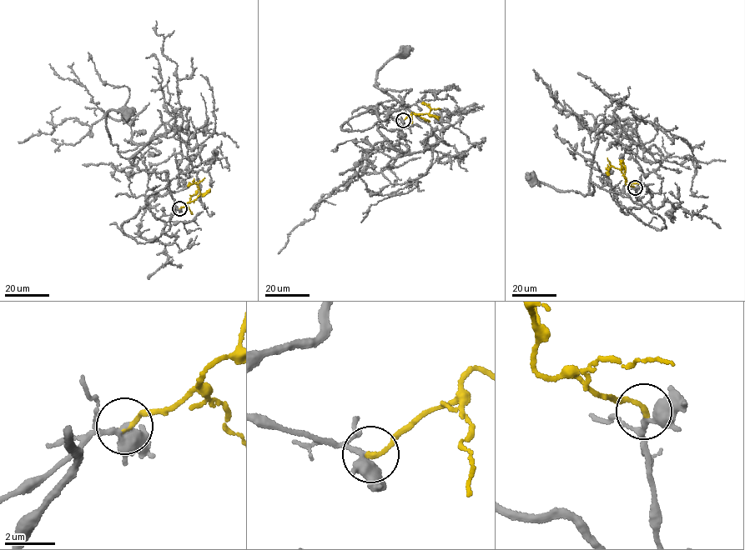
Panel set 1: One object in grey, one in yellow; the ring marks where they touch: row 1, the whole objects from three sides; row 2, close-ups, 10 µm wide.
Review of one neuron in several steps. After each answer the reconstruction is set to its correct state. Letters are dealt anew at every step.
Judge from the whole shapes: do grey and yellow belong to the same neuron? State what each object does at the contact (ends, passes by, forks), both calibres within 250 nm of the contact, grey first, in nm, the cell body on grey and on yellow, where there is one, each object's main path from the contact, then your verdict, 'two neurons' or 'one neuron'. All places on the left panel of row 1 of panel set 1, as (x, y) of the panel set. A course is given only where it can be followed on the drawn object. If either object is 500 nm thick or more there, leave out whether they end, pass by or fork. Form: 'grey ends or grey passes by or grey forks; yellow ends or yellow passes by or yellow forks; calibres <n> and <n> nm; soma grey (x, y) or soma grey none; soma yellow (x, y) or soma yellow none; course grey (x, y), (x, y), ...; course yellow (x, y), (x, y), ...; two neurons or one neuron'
grey passes by; yellow ends; calibres 220 and 200 nm; soma grey (128, 113); soma yellow none; course grey (179, 208), (140, 208), (123, 232), (153, 240), (175, 211), (168, 172), (110, 141), (108, 112), (129, 114); course yellow (179, 208), (200, 194), (198, 184), (188, 187); one neuron

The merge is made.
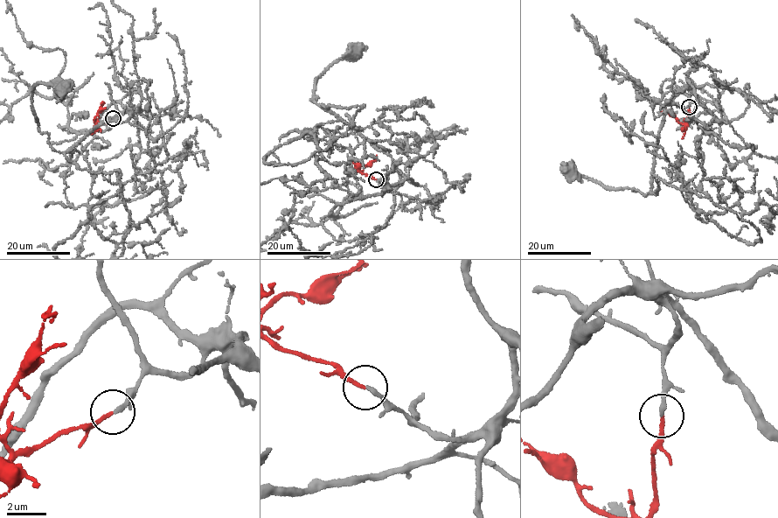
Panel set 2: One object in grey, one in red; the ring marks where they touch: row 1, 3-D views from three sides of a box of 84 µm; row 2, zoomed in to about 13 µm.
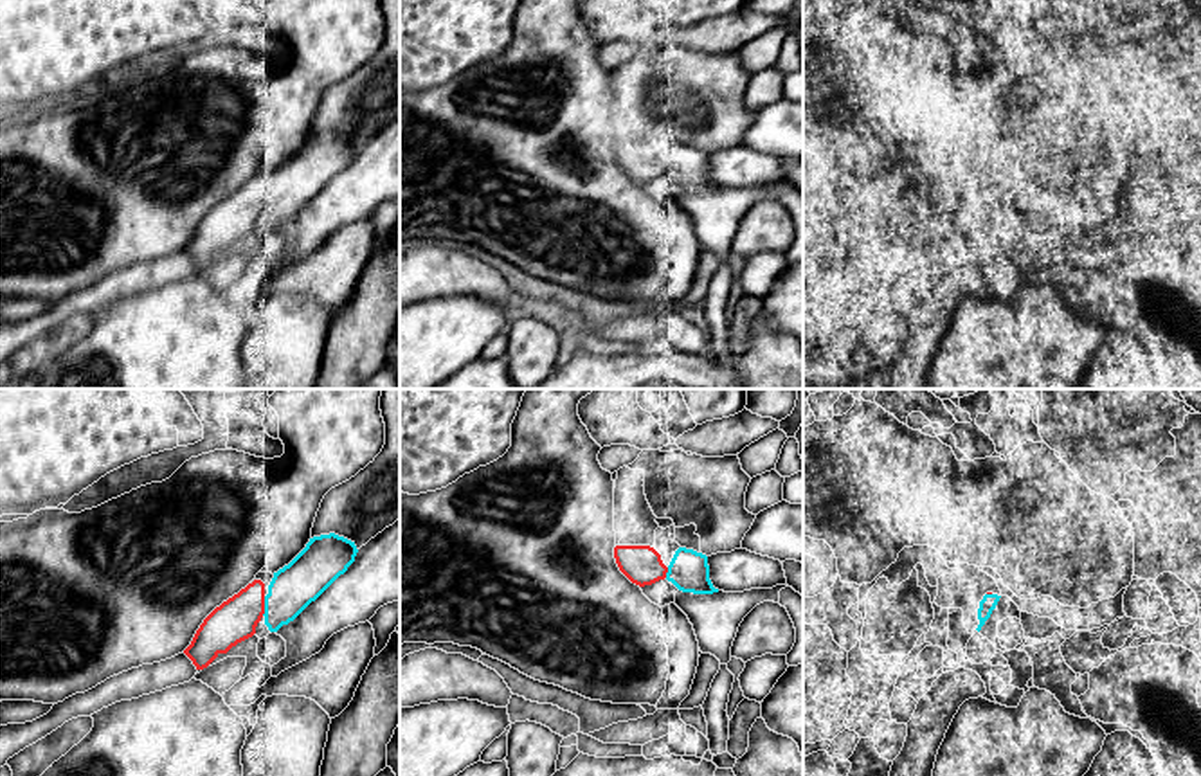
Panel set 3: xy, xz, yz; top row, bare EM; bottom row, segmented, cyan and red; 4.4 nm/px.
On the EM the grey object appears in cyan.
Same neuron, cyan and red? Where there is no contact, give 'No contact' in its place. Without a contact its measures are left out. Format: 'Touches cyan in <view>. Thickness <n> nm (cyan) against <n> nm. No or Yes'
Touches cyan in xy. Thickness 200 nm (cyan) against 190 nm. Yes

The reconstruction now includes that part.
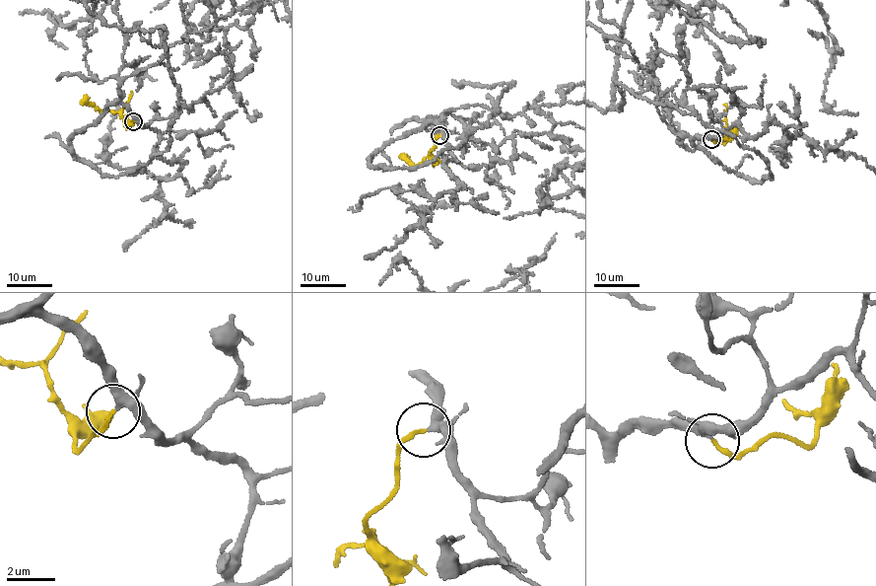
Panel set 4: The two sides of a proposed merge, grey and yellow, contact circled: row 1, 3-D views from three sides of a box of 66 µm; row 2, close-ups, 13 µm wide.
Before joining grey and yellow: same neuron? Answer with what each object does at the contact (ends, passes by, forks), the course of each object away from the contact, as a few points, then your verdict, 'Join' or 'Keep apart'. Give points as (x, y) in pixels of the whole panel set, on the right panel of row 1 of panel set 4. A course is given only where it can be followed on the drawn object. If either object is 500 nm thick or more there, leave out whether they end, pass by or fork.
At the ring grey forks. At the ring yellow ends. Course of grey: (711, 139), (693, 142), (728, 171), (771, 177), (733, 136), (618, 83), (621, 109), (604, 110). Course of yellow: (711, 139), (731, 140), (731, 134), (725, 131), (734, 134), (726, 138), (721, 136). Join

